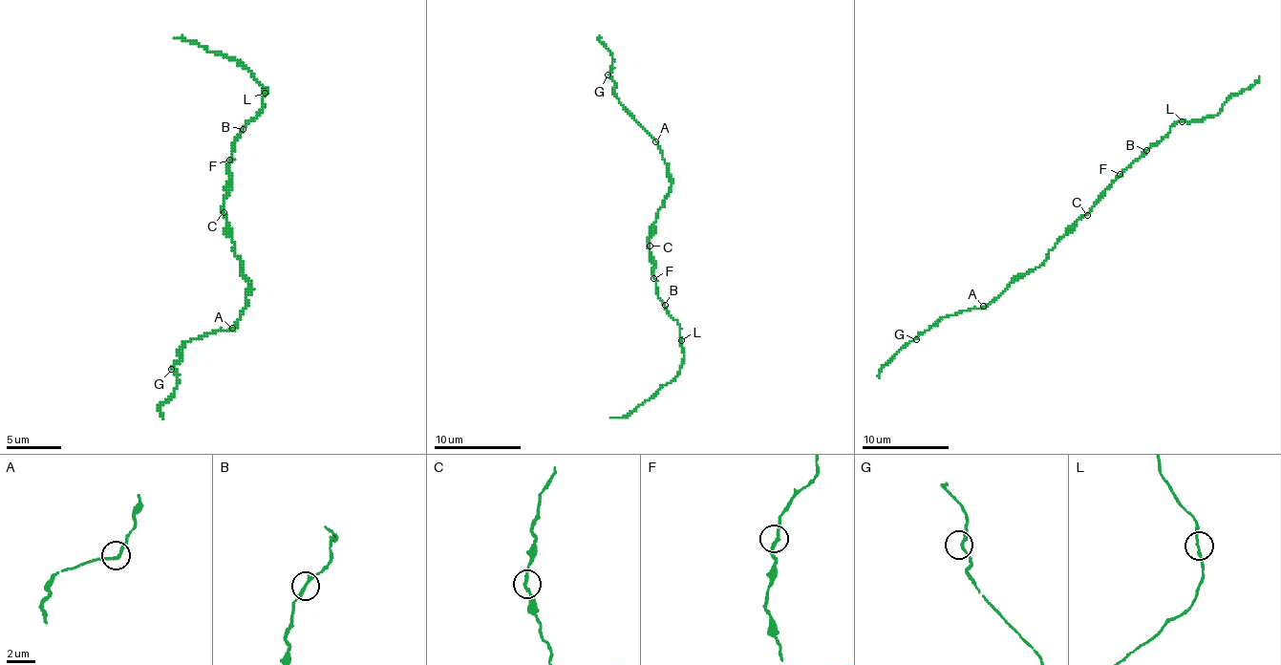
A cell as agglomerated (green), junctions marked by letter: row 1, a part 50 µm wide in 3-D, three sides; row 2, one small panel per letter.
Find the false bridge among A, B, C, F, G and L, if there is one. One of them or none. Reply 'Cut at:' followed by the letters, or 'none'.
Cut at: none

